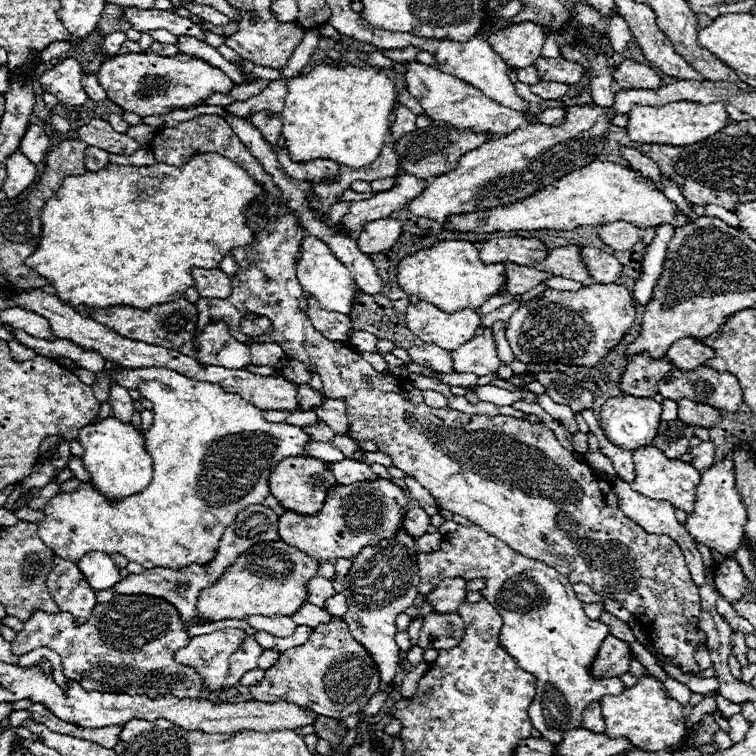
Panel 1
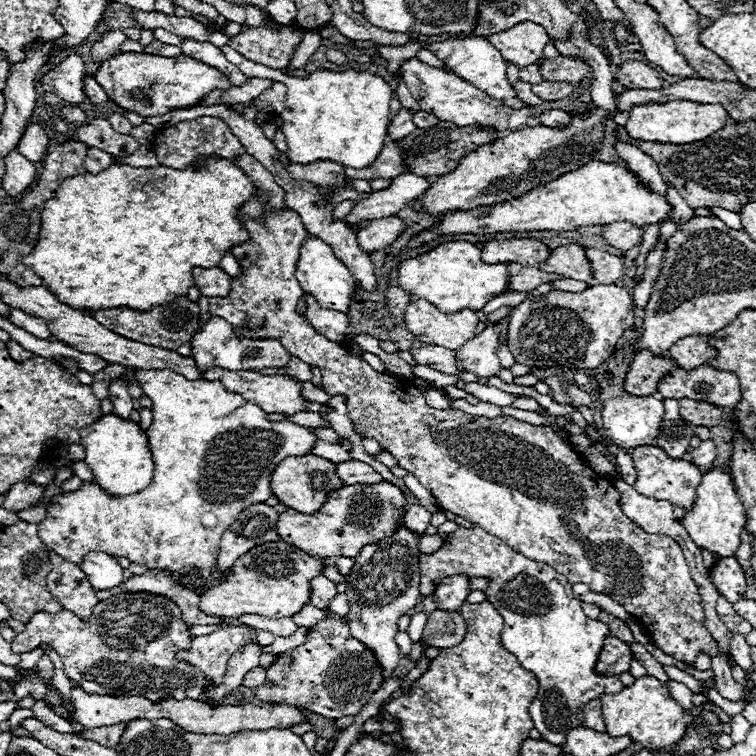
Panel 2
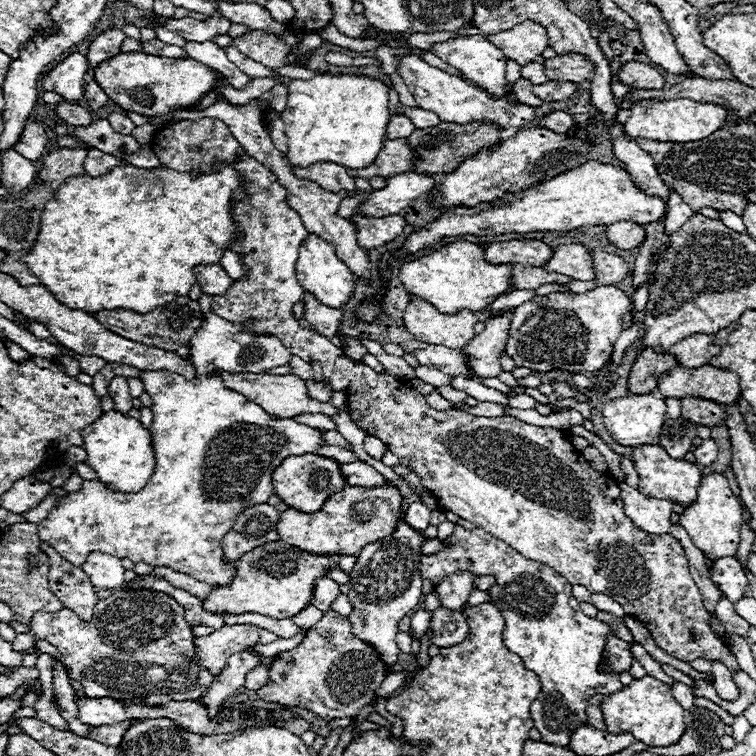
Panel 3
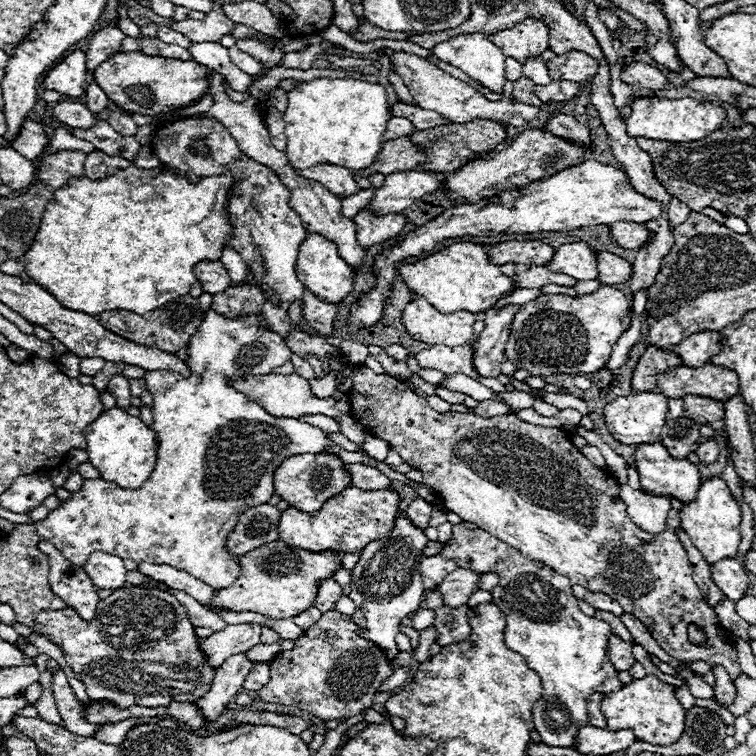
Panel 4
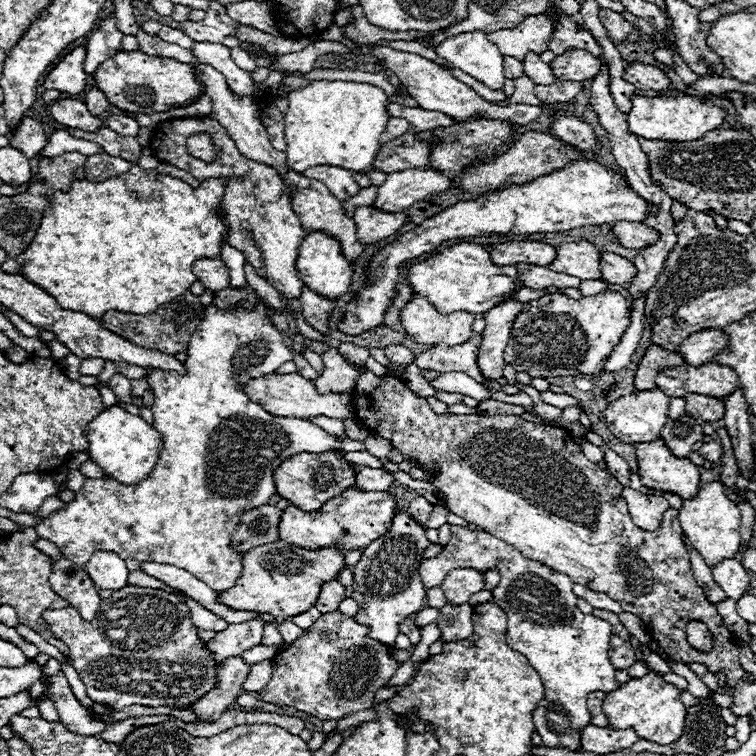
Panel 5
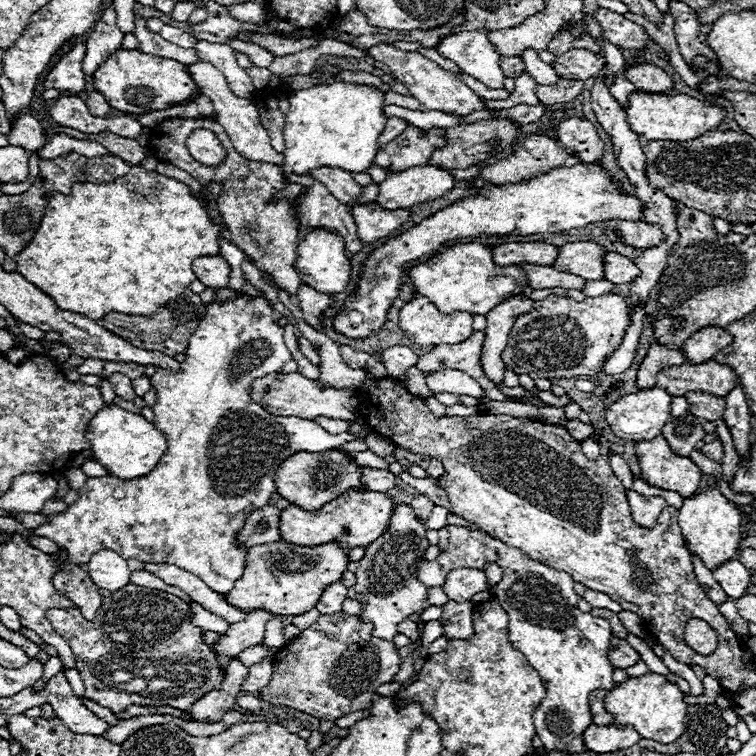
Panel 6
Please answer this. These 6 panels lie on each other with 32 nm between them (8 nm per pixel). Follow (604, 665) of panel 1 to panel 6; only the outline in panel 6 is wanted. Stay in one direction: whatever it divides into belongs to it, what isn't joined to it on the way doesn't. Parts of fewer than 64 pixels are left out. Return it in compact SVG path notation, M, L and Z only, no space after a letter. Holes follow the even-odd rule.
M616 636L610 638L608 658L610 658L610 662L612 662L614 668L622 668L622 670L628 668L628 666L632 666L632 664L636 664L640 660L638 652L626 640L616 638Z

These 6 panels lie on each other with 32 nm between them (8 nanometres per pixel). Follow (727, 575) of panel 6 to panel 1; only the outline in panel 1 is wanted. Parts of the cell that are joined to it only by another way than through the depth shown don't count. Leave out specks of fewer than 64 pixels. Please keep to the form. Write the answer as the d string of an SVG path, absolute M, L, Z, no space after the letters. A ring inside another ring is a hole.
M732 558L718 564L718 568L714 572L714 582L716 582L718 594L732 604L738 602L742 598L742 594L746 592L746 576L744 576L740 564Z

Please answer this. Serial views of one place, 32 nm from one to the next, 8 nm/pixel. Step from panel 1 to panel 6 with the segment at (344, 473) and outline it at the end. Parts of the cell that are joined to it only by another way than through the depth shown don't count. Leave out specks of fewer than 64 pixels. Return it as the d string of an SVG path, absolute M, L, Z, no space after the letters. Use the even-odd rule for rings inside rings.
M364 468L362 470L362 478L360 478L360 484L366 488L366 490L390 490L396 486L396 476L388 470L376 470L376 468Z

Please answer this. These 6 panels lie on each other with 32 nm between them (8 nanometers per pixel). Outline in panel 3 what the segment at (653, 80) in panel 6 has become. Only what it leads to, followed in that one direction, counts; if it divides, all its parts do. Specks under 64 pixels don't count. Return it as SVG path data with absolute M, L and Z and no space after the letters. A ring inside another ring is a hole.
M634 60L620 66L618 80L634 90L638 88L654 90L654 86L664 86L664 78L656 68L642 64L642 62L634 62Z

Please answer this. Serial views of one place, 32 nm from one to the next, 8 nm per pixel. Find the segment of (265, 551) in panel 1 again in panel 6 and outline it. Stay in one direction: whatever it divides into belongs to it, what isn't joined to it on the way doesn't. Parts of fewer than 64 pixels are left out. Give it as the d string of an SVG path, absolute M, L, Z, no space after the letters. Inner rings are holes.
M284 540L260 544L248 550L244 574L224 598L238 610L268 610L274 616L298 616L314 608L324 586L338 582L346 568L346 550L336 542L314 548L302 548Z

